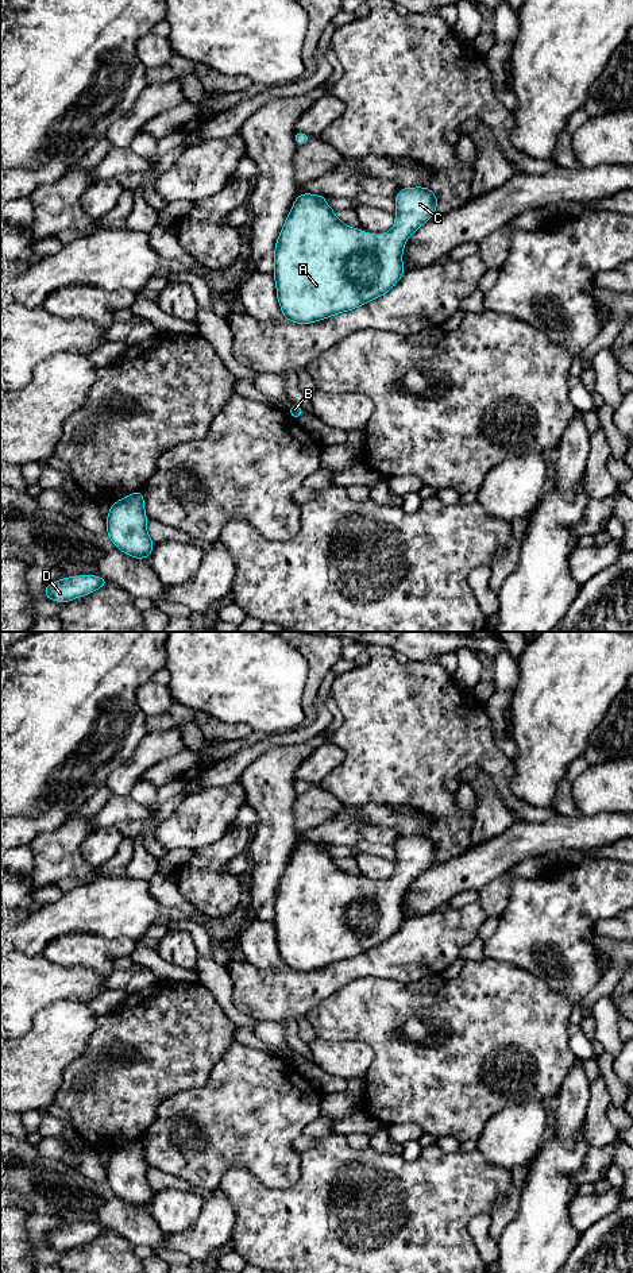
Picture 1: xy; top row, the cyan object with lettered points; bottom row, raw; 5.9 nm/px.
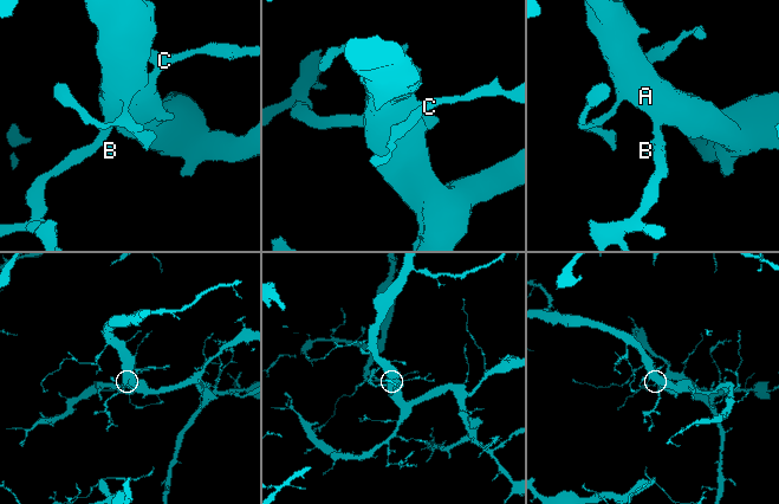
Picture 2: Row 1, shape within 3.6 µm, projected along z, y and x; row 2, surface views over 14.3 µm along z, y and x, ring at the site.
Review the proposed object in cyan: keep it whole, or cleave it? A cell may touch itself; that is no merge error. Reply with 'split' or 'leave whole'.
leave whole

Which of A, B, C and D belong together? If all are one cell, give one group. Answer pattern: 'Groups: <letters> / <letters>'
Groups: A B C D

